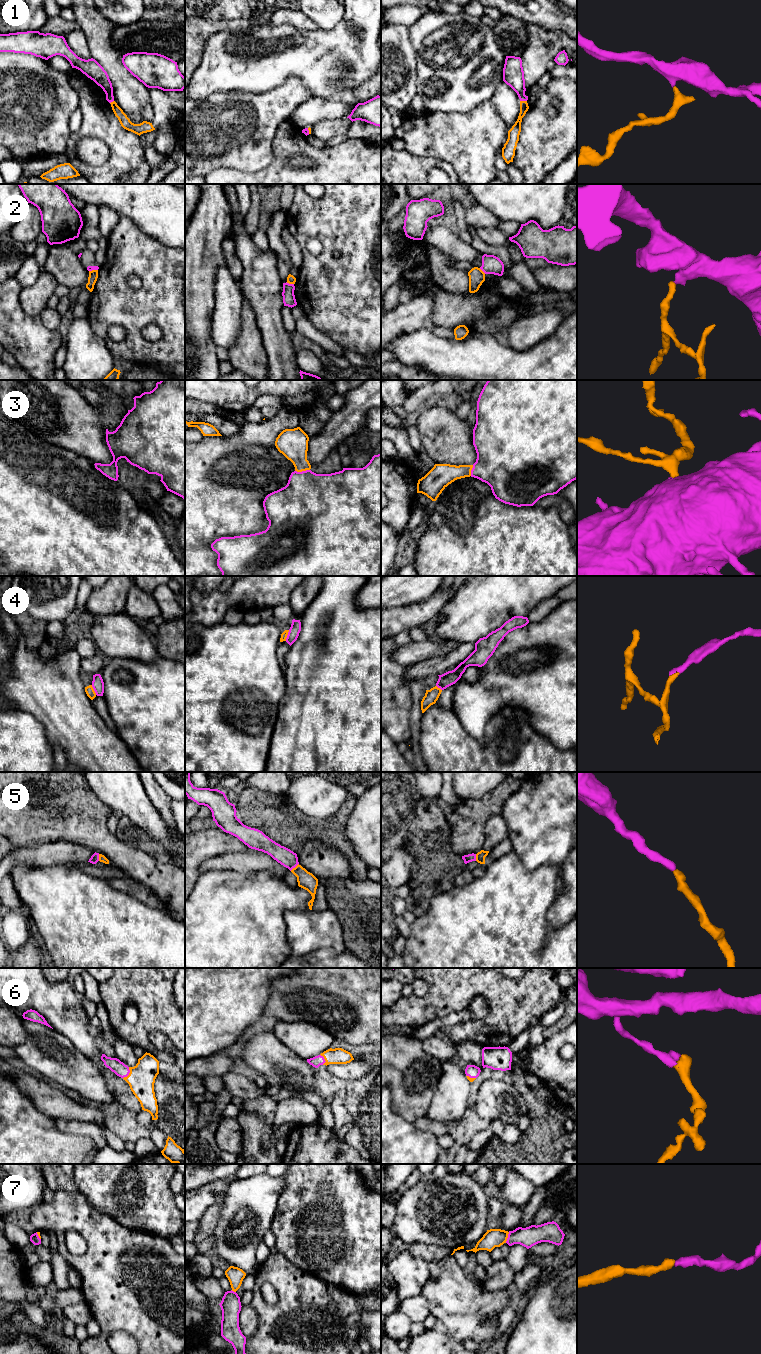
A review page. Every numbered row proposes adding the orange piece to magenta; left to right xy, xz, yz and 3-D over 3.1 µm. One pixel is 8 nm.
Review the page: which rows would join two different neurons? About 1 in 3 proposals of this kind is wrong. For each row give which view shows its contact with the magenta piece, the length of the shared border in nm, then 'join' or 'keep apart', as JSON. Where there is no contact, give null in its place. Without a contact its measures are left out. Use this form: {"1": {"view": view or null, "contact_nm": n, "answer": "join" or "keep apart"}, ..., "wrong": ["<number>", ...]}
{"1": {"view": "yz", "contact_nm": 60, "answer": "join"}, "2": {"view": "xz", "contact_nm": 70, "answer": "keep apart"}, "3": {"view": "xz", "contact_nm": 120, "answer": "join"}, "4": {"view": "xz", "contact_nm": 90, "answer": "keep apart"}, "5": {"view": "xz", "contact_nm": 90, "answer": "join"}, "6": {"view": "xy", "contact_nm": 110, "answer": "join"}, "7": {"view": "yz", "contact_nm": 90, "answer": "join"}, "wrong": ["2", "4"]}

